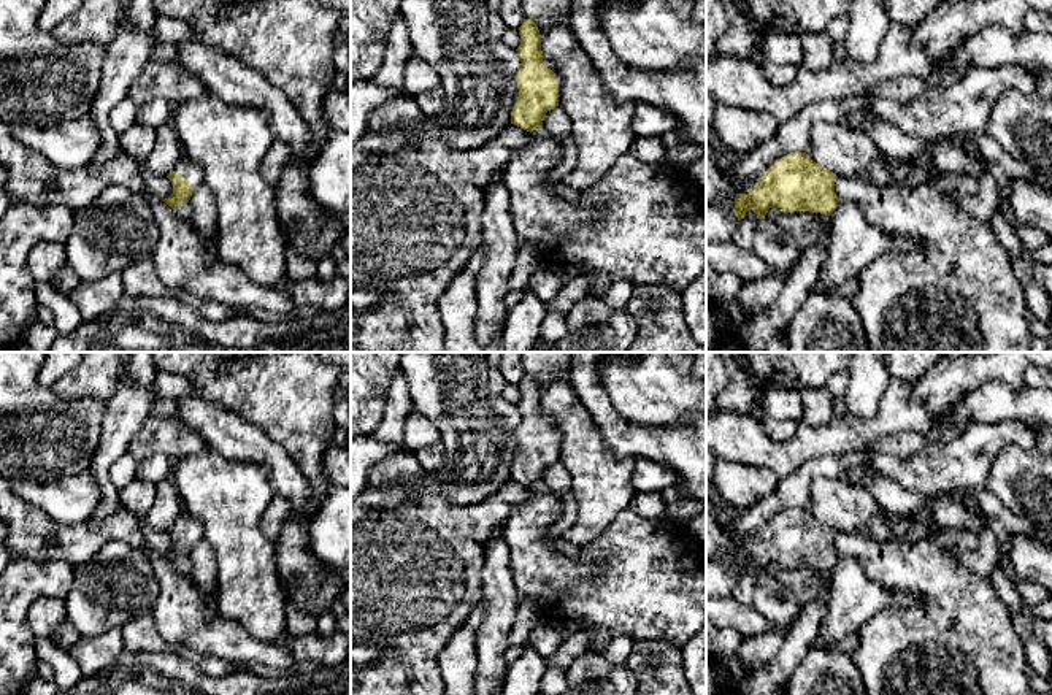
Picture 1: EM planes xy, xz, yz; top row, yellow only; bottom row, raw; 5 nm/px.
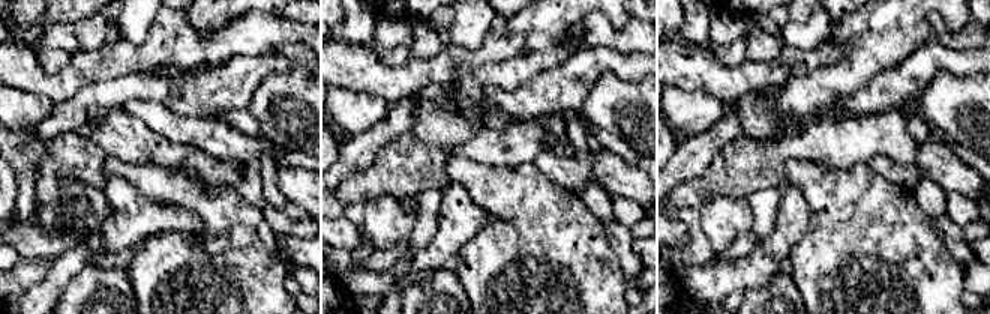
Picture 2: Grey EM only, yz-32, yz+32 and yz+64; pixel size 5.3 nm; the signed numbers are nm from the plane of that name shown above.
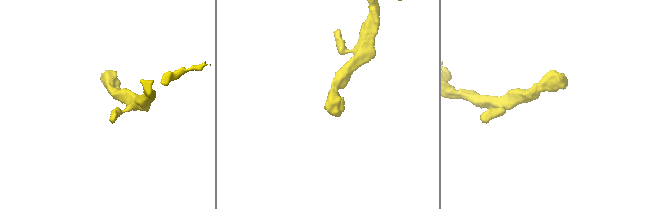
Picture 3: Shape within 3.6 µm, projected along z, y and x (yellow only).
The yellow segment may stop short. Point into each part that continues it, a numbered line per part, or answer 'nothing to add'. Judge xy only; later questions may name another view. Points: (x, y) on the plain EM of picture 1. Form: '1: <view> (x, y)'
1: xy (186, 522)

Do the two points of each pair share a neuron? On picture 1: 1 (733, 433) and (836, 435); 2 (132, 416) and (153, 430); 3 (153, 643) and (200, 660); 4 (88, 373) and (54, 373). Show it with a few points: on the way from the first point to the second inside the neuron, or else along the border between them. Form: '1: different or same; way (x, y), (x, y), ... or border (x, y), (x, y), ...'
1: same; way (759, 451), (797, 451), (811, 441)
2: different; border (149, 413), (130, 438), (126, 451)
3: same; way (164, 646), (189, 654)
4: different; border (73, 368), (49, 387)

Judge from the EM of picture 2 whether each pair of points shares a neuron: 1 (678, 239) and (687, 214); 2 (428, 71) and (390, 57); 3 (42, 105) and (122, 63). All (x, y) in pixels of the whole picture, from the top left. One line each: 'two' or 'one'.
1: two
2: two
3: two

